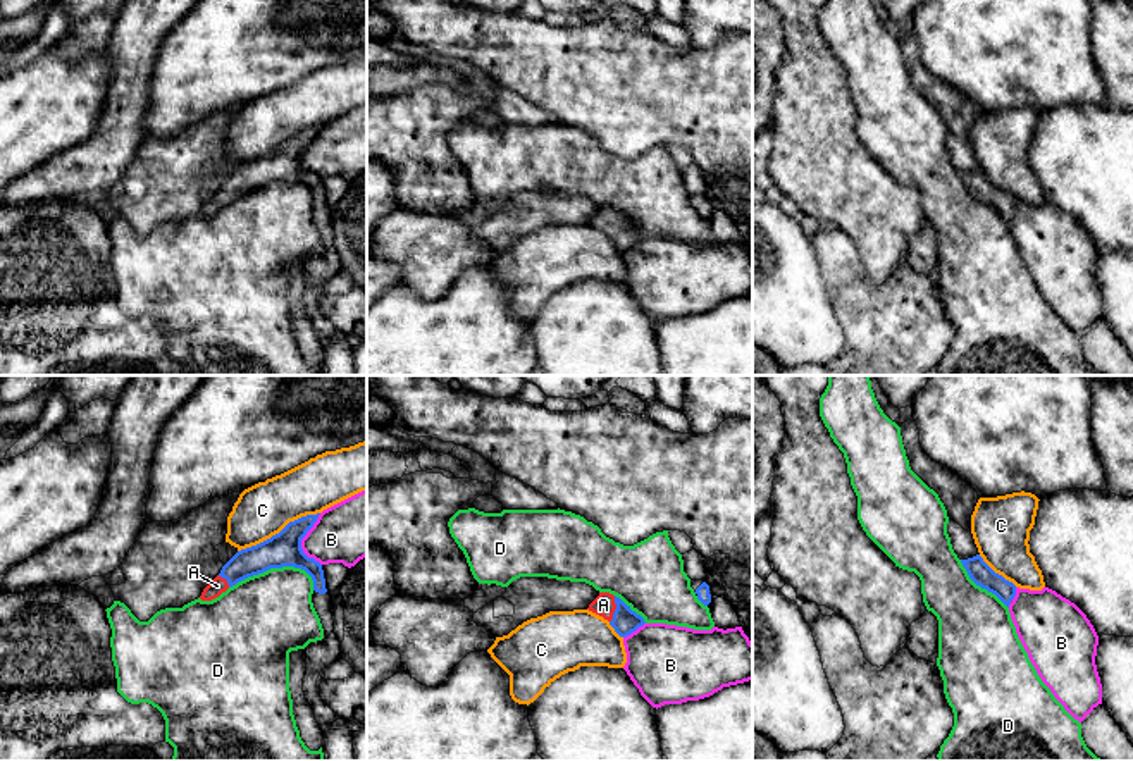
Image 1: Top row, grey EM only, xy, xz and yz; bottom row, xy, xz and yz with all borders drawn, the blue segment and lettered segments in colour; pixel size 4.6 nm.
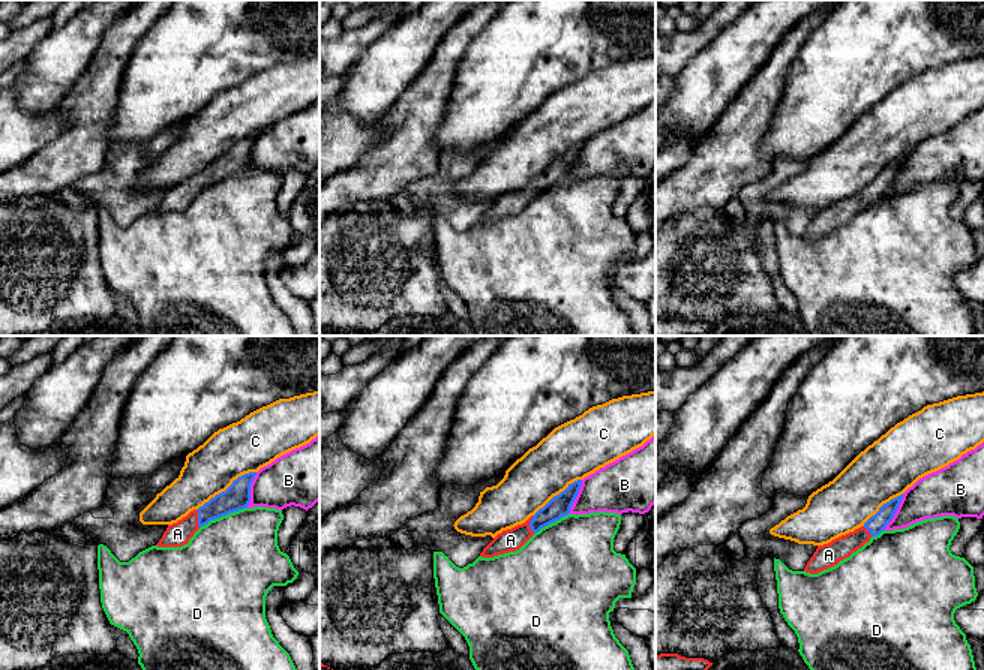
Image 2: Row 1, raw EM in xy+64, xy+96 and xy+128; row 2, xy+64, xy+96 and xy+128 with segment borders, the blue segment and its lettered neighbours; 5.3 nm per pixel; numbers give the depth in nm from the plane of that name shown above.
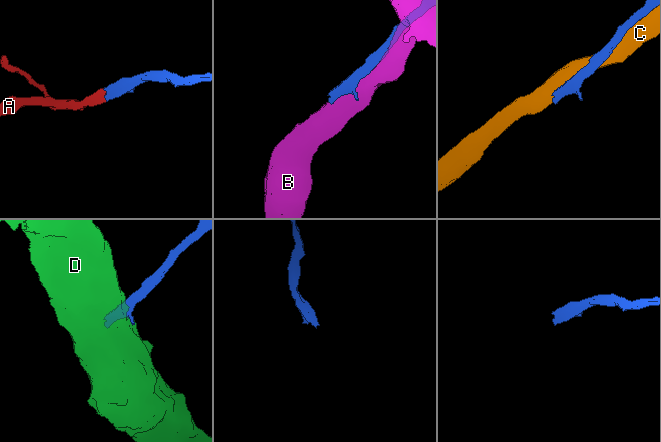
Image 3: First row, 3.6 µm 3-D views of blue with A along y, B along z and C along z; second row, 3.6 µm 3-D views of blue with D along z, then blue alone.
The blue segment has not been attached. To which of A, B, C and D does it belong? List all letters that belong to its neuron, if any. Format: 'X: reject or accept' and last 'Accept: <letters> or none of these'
A: accept
B: reject
C: reject
D: reject
Accept: A

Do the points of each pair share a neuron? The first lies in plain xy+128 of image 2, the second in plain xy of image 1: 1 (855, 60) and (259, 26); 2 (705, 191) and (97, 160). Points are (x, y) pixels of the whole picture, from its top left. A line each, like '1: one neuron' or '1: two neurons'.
1: one neuron
2: one neuron

